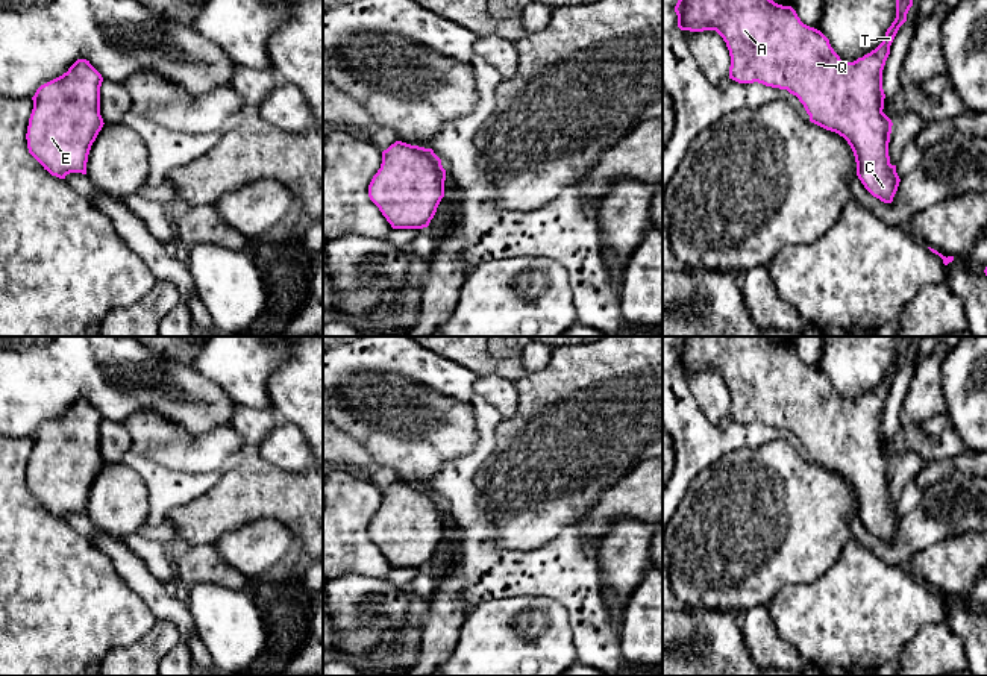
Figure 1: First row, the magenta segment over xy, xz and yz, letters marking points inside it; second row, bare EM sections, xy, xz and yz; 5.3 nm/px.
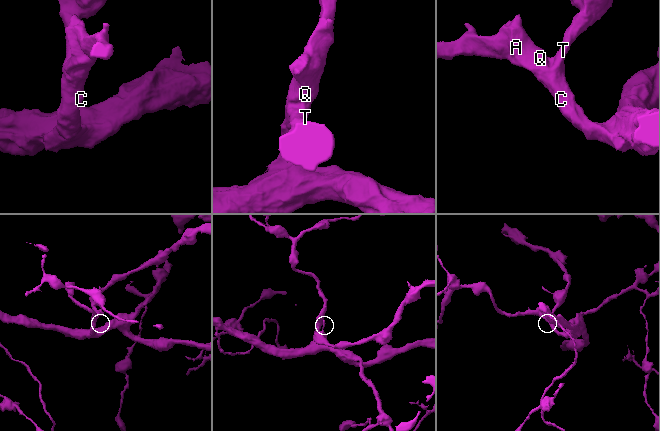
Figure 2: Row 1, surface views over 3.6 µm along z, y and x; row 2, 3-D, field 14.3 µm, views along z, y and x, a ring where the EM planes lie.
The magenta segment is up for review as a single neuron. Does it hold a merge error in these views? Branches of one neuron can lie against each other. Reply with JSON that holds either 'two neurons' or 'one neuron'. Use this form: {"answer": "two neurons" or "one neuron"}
{"answer": "one neuron"}

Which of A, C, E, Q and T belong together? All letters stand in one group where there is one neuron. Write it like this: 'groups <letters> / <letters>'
groups A C E Q T

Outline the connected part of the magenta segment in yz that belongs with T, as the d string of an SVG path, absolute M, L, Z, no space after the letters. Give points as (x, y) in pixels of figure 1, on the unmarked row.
M679 336L675 352L681 370L716 370L723 377L731 396L729 418L787 429L804 444L811 462L843 476L854 491L857 515L864 527L881 541L891 543L901 518L888 496L893 462L882 452L882 409L913 338L896 336L896 358L882 382L854 402L841 400L829 379L804 364L791 346L778 344L769 336Z

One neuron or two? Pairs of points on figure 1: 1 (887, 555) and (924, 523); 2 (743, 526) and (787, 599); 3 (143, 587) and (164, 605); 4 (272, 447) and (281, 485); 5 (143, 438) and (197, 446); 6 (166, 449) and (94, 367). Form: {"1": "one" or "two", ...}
{"1": "one", "2": "two", "3": "one", "4": "two", "5": "one", "6": "two"}

